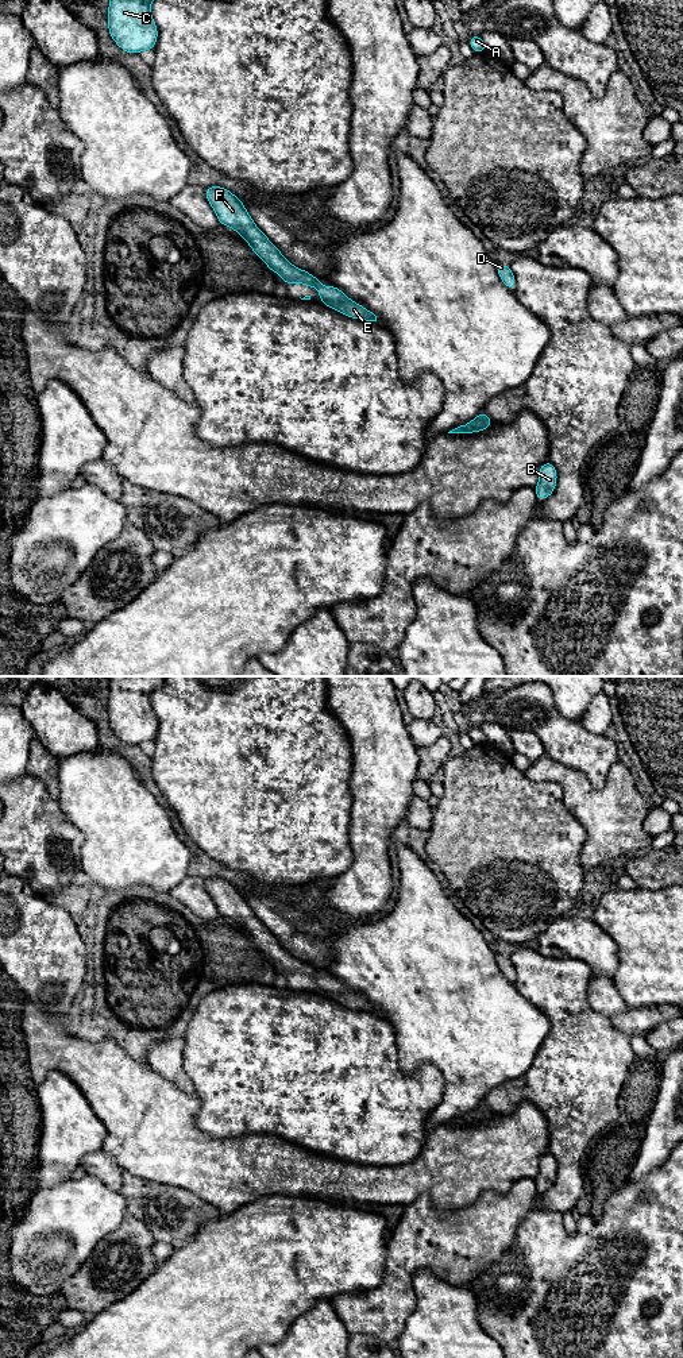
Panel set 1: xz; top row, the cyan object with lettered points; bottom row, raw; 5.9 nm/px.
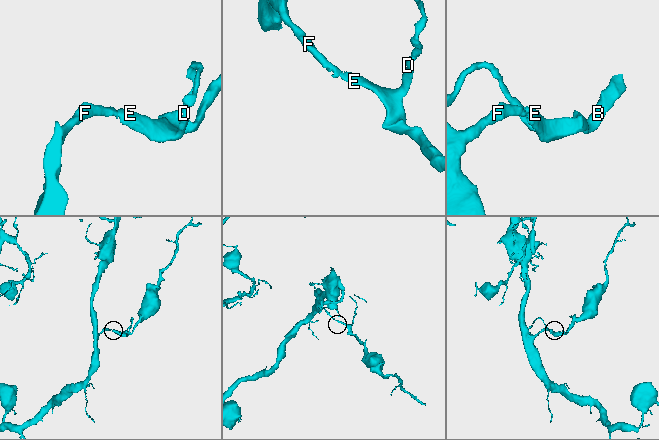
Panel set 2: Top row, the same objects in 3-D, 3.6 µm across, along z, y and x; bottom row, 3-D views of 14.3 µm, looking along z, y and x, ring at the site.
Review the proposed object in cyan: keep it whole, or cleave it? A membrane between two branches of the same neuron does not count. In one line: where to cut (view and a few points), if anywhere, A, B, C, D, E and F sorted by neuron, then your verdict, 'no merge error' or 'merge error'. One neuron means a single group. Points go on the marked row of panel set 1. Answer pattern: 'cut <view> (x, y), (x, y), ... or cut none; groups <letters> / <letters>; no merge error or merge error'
cut none; groups A B C D E F; no merge error

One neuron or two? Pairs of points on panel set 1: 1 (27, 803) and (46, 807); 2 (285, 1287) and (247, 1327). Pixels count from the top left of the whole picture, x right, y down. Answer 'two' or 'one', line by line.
1: one
2: one

